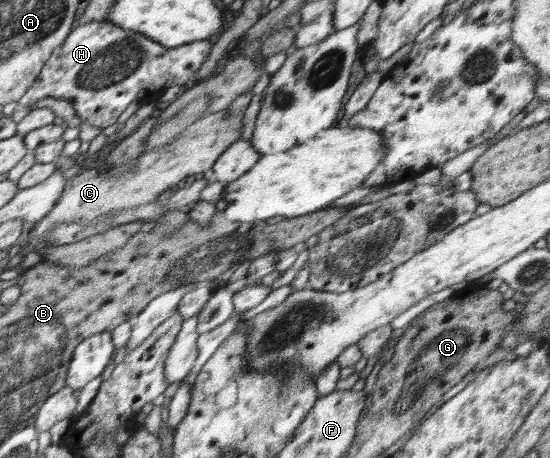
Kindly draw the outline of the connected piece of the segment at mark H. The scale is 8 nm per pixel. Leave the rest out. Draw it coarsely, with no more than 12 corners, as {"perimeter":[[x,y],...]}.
{"perimeter":[[93,20],[18,103],[48,97],[105,129],[149,87],[183,86],[212,45],[168,48]]}

